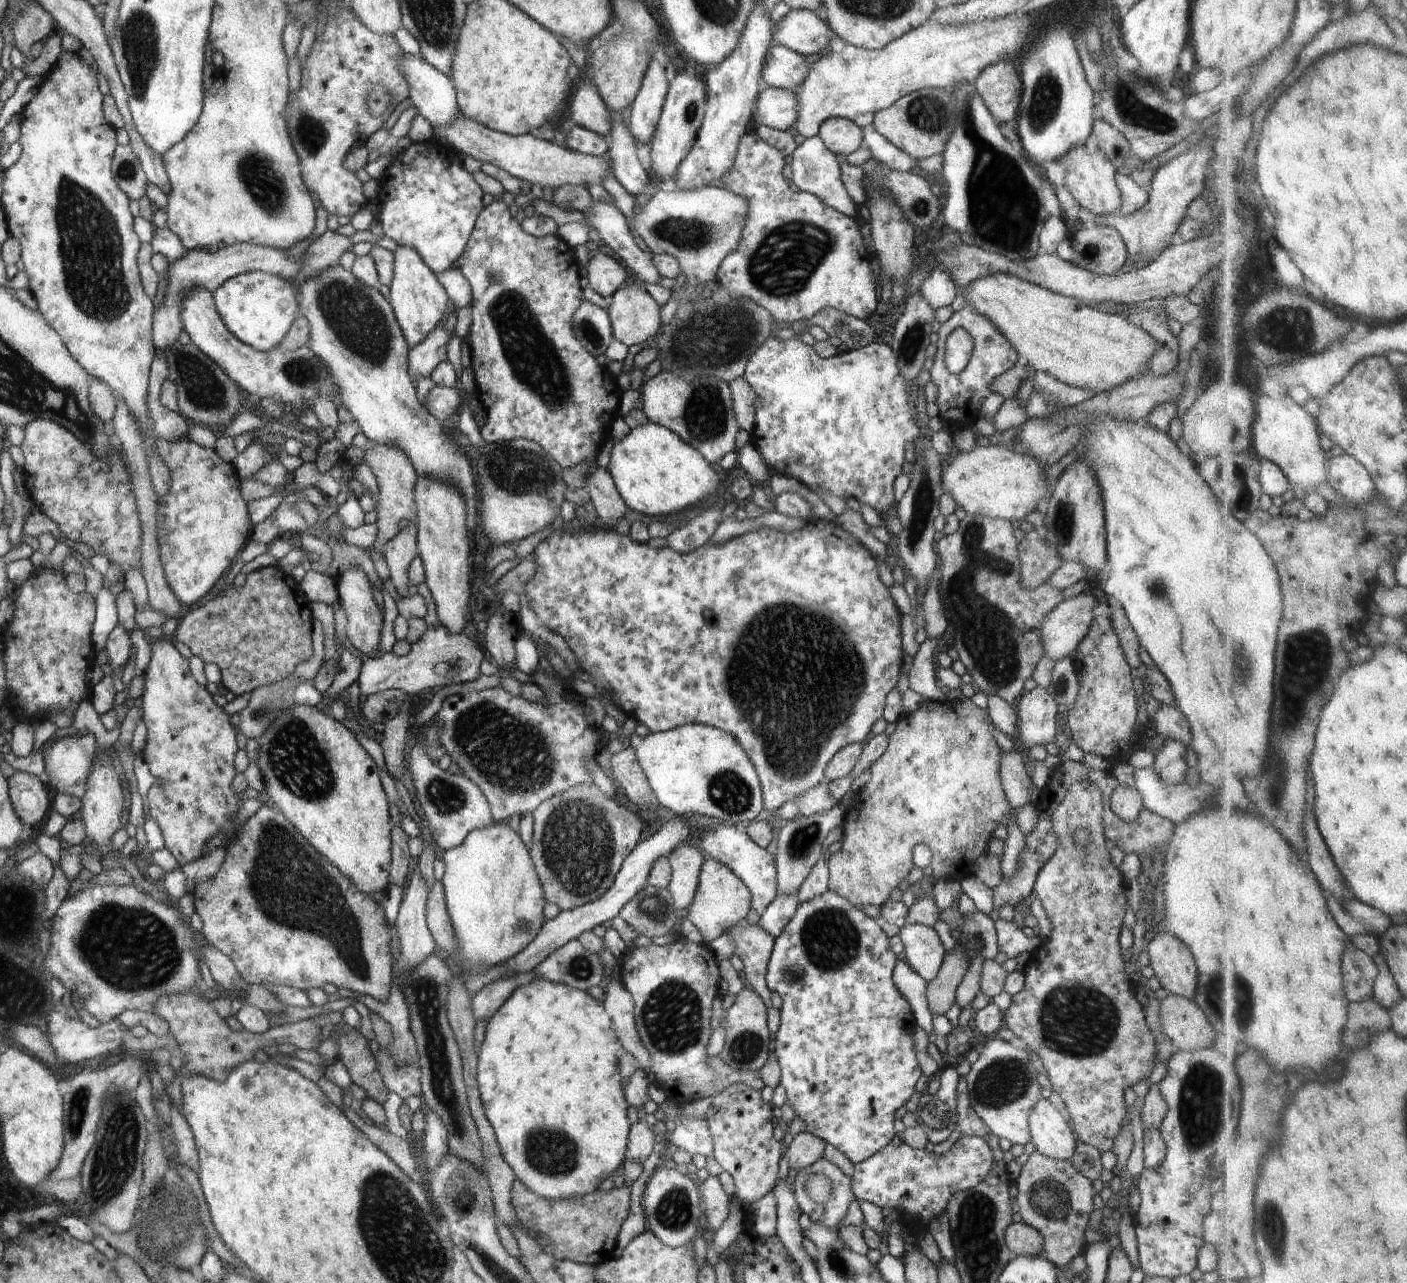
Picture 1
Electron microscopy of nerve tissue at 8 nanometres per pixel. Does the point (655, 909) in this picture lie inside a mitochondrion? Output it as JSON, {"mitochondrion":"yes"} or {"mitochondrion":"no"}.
{"mitochondrion":"yes"}

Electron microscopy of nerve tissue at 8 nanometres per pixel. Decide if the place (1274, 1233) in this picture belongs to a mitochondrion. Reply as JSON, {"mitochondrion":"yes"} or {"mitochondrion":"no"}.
{"mitochondrion":"yes"}

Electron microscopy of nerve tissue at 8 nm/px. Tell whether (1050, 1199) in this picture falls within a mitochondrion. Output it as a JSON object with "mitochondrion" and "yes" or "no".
{"mitochondrion":"yes"}

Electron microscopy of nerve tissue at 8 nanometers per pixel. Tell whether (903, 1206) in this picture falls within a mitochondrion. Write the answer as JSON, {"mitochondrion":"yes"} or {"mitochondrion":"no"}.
{"mitochondrion":"no"}

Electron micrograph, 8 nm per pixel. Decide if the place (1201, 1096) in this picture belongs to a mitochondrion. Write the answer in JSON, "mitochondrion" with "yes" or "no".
{"mitochondrion":"yes"}

